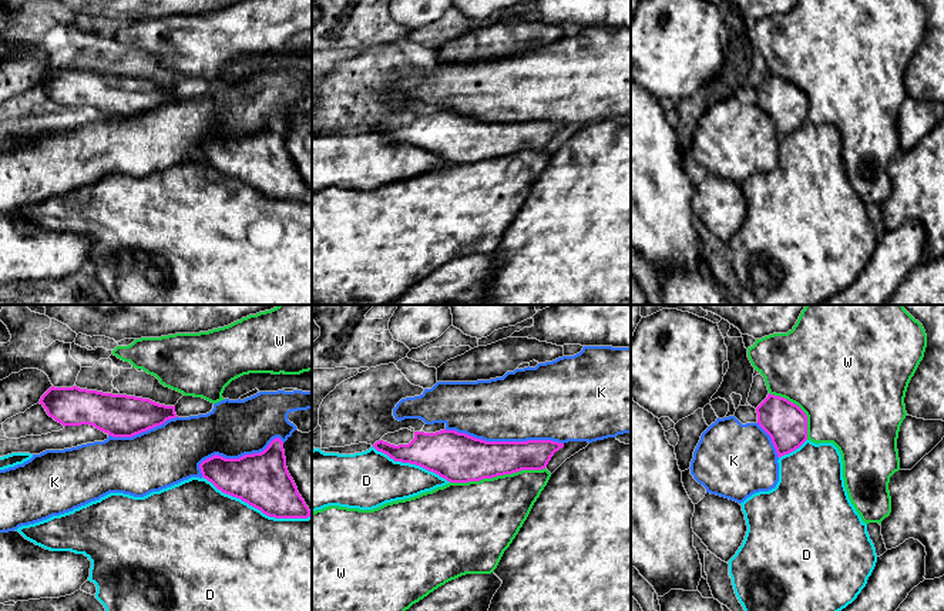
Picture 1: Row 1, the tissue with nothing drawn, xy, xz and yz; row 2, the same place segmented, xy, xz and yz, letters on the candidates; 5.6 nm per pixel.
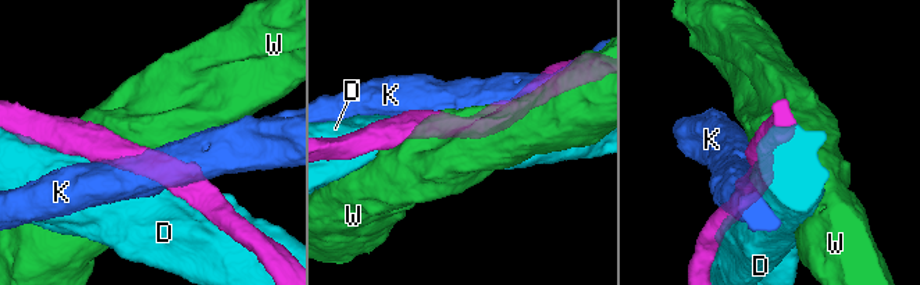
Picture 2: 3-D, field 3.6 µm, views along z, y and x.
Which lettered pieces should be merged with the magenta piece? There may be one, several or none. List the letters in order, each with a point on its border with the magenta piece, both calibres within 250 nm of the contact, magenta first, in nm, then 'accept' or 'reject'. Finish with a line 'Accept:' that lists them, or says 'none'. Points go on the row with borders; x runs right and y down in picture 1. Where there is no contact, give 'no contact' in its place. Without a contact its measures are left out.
D: xy (257, 507) | 300/480 nm | accept
K: xz (504, 442) | 260/400 nm | reject
W: xz (497, 474) | 280/400 nm | reject
Accept: D

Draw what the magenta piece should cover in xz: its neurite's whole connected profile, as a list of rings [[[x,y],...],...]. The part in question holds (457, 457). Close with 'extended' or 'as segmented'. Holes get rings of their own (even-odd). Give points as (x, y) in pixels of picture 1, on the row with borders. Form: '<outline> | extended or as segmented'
[[[456,430],[436,433],[414,432],[409,444],[390,444],[379,440],[369,450],[355,454],[325,453],[312,450],[312,513],[329,506],[373,510],[386,503],[397,501],[431,491],[449,483],[480,481],[521,470],[542,470],[564,443],[552,440],[486,442]]] | extended

